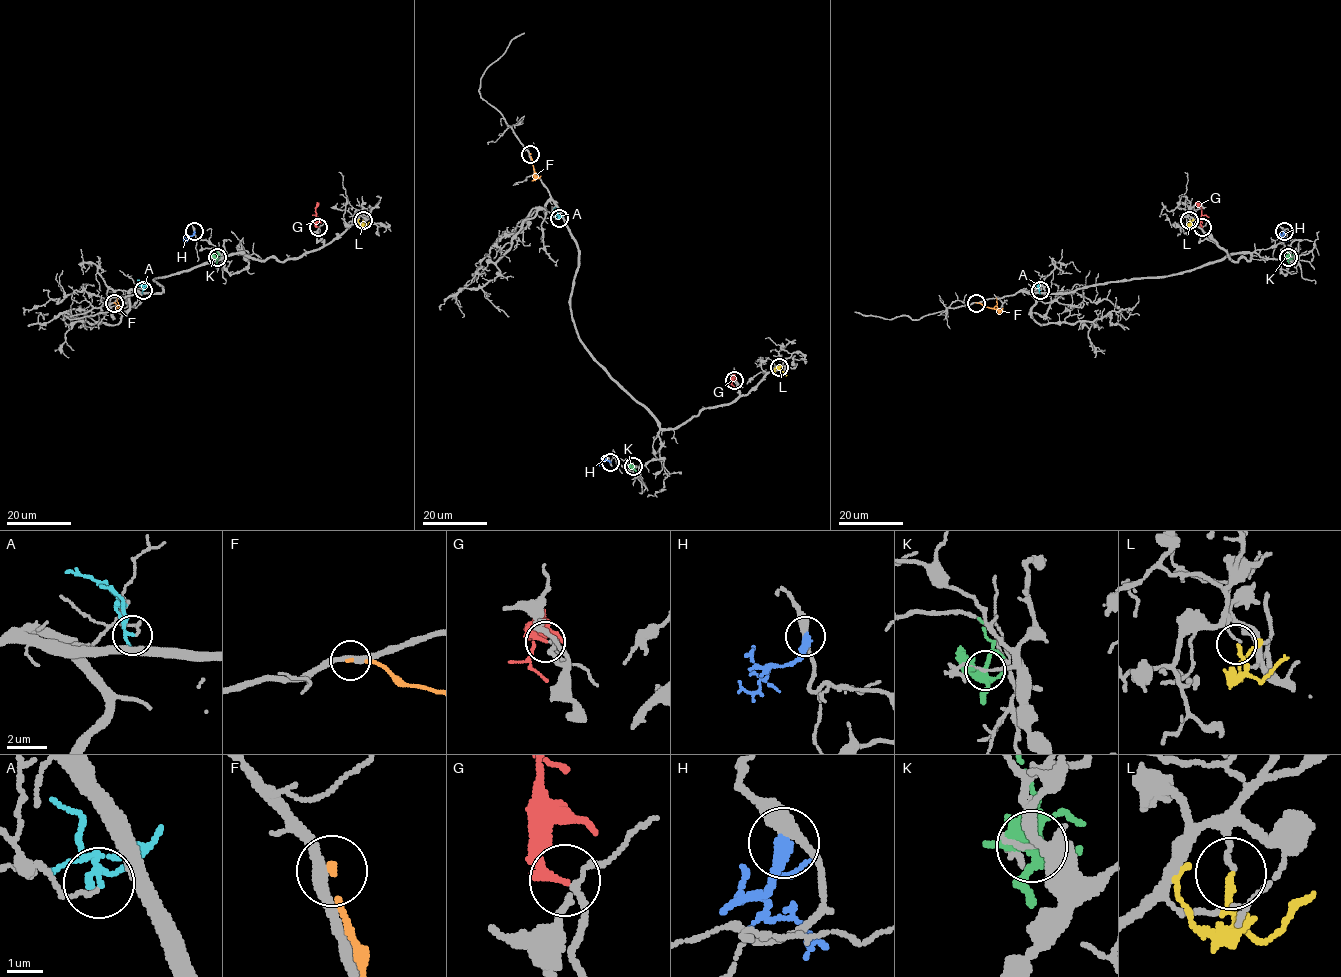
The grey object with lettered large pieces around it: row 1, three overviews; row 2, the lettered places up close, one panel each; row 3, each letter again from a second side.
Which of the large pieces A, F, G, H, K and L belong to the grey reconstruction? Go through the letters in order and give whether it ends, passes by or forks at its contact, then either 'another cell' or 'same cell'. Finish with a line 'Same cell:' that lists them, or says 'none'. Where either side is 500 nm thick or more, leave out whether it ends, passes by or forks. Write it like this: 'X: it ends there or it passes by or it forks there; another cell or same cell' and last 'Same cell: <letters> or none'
A: it forks there; another cell
F: it ends there; another cell
G: it ends there; same cell
H: it ends there; another cell
K: it forks there; another cell
L: it ends there; another cell
Same cell: G

